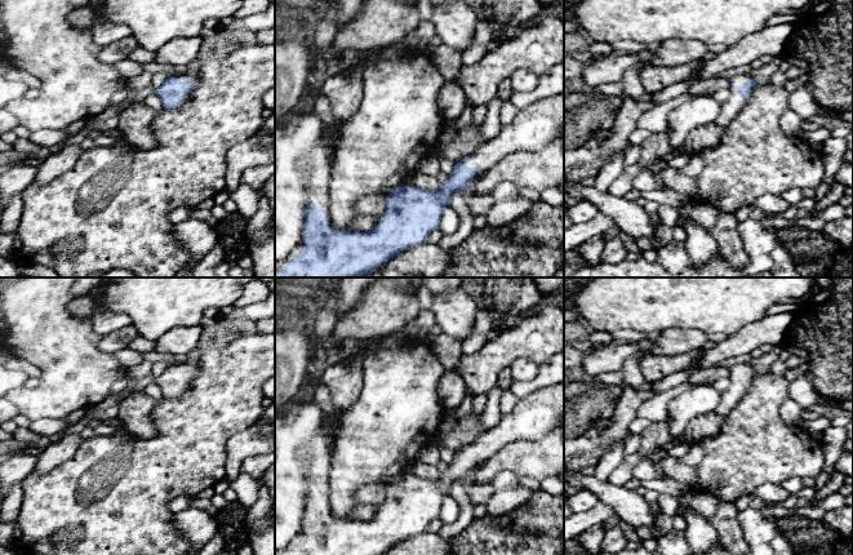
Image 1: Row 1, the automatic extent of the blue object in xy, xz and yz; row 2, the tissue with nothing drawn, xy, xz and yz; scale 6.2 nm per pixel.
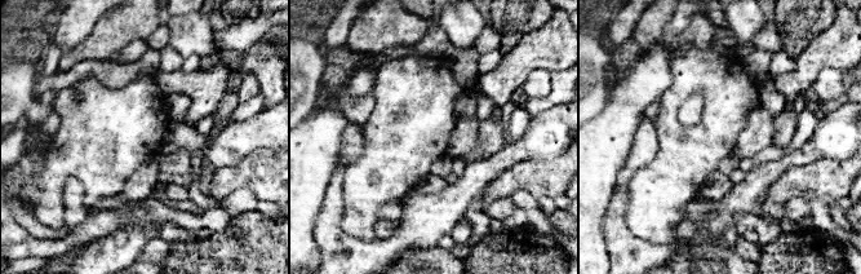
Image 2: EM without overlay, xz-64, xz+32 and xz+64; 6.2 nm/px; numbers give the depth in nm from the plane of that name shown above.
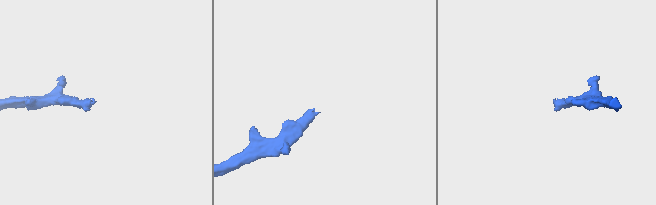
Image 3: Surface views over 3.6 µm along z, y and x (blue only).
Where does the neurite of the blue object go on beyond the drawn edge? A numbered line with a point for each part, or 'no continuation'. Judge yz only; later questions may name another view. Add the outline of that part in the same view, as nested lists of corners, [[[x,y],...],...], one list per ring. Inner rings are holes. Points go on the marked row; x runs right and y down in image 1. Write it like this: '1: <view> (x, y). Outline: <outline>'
1: yz (729, 109). Outline: [[[745,71],[729,77],[728,88],[730,90],[730,96],[725,102],[720,103],[719,116],[714,121],[721,129],[724,129],[737,116],[737,114],[742,110],[742,106],[746,102],[739,94],[737,94],[730,88],[730,83],[733,79],[736,80],[734,86],[739,88],[747,79],[755,80],[755,76],[754,74],[748,74]]]

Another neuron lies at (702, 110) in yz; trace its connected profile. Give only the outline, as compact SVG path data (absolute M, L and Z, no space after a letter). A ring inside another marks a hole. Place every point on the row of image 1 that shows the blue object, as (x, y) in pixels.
M708 96L693 97L680 103L667 115L667 130L671 147L680 147L692 130L714 123L719 112L720 103Z

